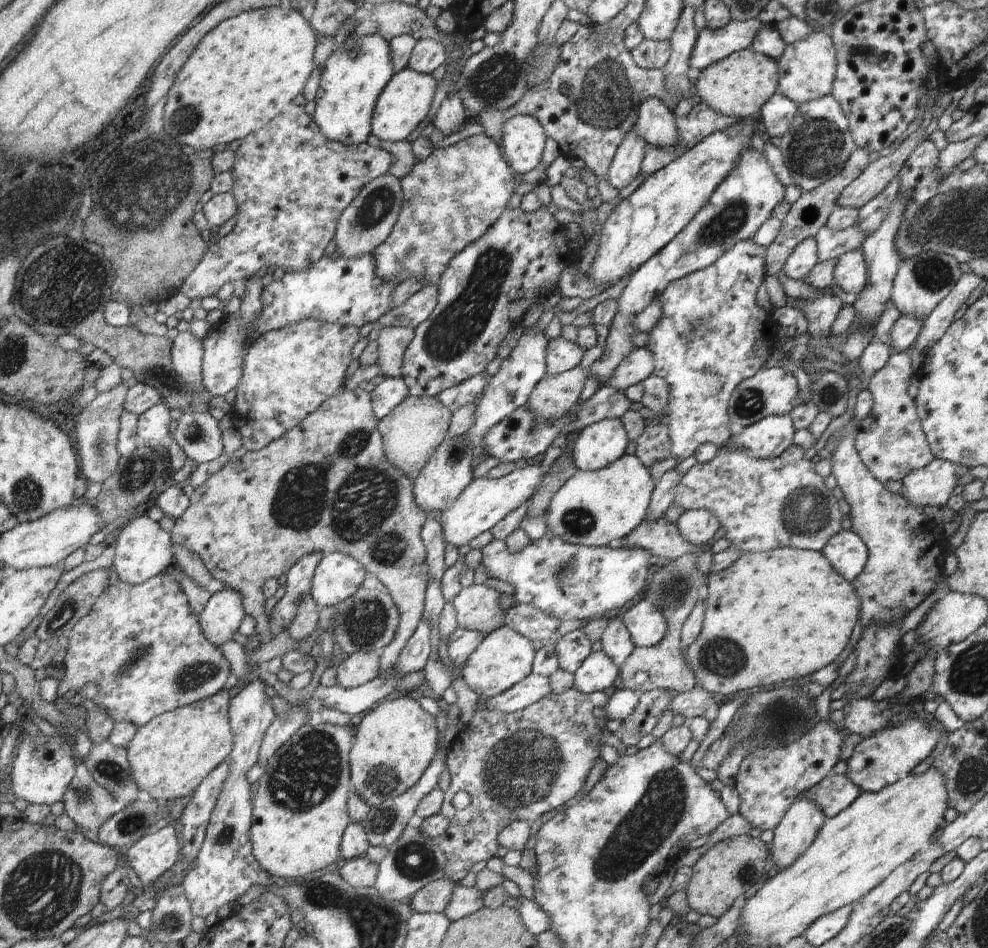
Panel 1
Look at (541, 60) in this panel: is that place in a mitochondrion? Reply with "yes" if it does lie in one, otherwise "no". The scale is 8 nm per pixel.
yes

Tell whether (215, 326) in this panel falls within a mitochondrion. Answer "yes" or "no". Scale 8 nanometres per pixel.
no

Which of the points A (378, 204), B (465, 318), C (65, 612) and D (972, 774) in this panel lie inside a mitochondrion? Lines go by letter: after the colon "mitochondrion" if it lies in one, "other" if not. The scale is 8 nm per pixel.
A: mitochondrion
B: mitochondrion
C: mitochondrion
D: mitochondrion

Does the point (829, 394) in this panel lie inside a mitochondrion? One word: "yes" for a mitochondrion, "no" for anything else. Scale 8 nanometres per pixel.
yes

